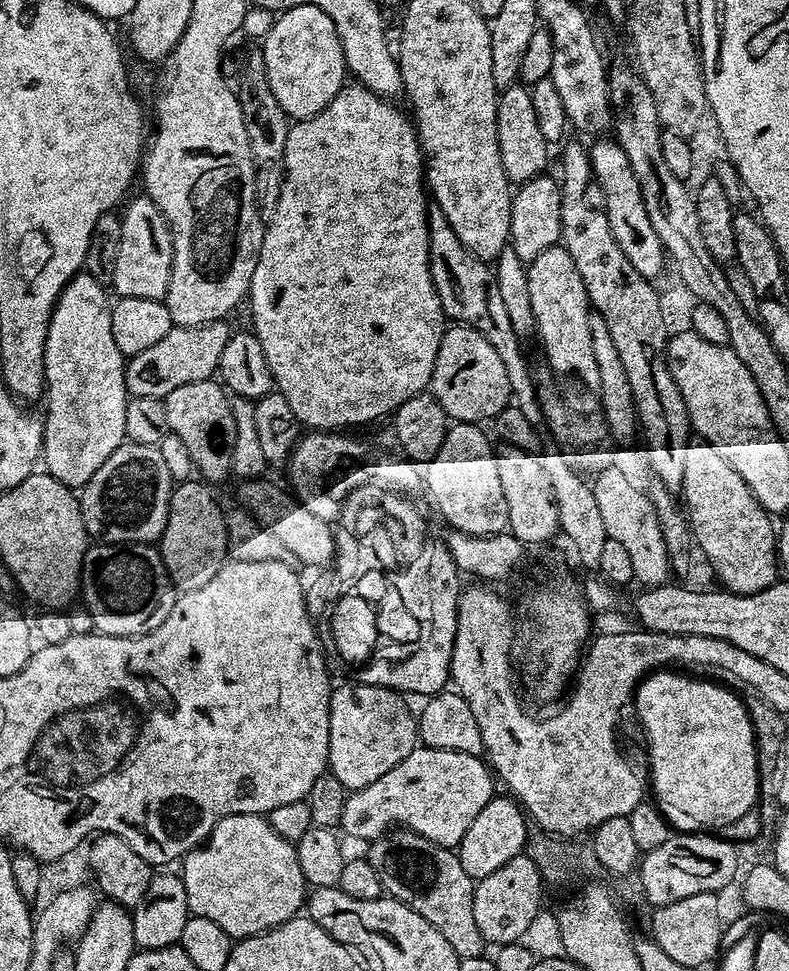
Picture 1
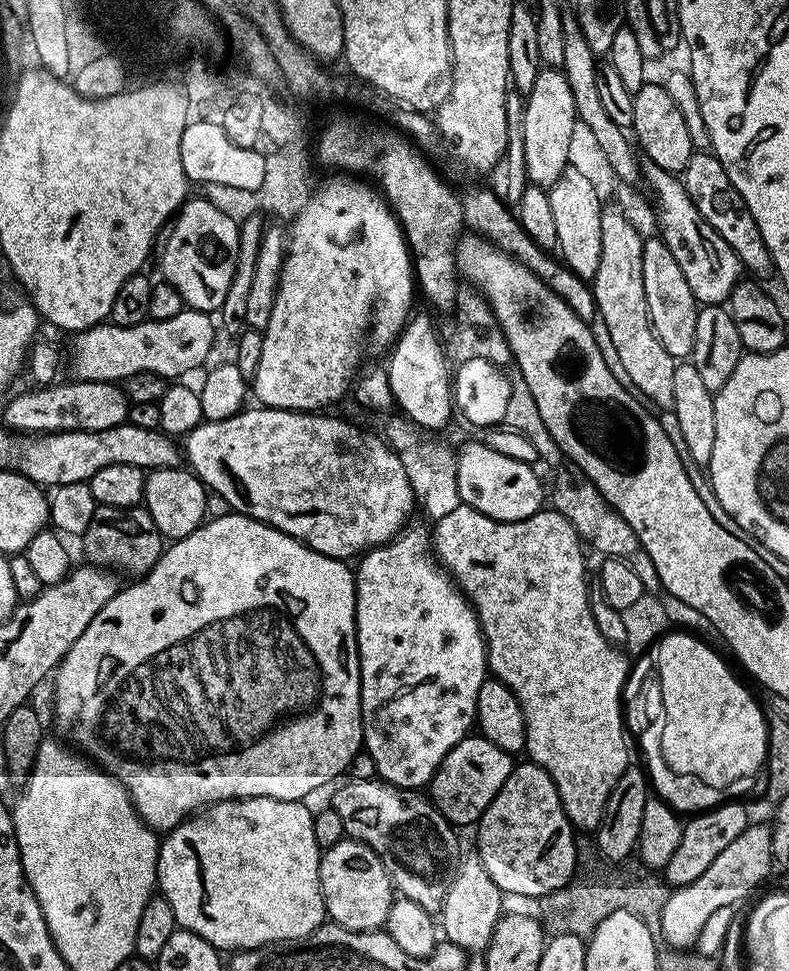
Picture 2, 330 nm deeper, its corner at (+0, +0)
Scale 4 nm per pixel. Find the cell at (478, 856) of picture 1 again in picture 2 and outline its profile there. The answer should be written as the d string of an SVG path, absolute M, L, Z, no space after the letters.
M517 763L513 767L510 778L506 778L502 790L498 790L494 802L490 802L490 806L480 816L475 829L477 832L474 852L480 857L486 874L494 878L494 886L498 886L501 893L543 898L559 888L565 888L578 871L576 840L572 837L574 825L564 813L560 795L550 774L546 774L546 770L542 770L537 764L523 763Z

